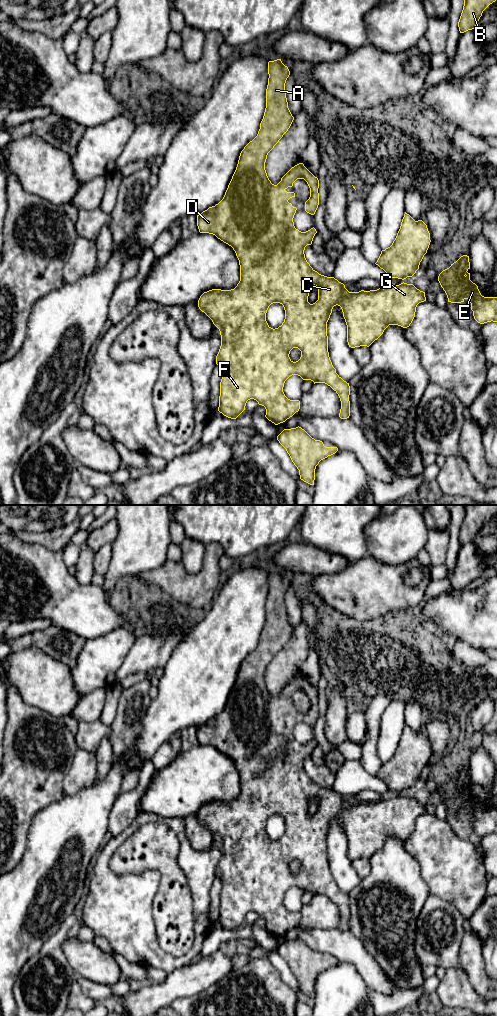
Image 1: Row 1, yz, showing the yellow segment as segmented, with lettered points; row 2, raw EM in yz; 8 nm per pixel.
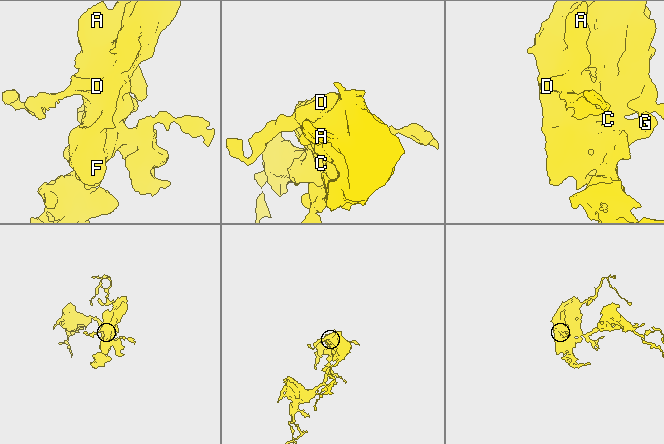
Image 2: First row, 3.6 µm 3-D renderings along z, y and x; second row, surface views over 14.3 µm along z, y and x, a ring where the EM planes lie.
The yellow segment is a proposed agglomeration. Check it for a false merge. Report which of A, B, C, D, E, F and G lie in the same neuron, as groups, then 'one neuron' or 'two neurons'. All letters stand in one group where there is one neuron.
A B C D E F G; one neuron

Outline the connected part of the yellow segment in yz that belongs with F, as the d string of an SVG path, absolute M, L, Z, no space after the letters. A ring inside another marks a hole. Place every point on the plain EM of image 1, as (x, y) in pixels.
M281 571L269 573L268 586L266 620L257 648L241 663L236 682L223 711L197 727L199 744L213 746L231 758L240 777L240 793L234 801L212 801L204 804L198 812L199 821L212 832L221 847L221 858L216 868L216 876L222 881L218 923L228 930L236 931L245 922L247 913L254 911L259 917L265 919L265 929L269 933L275 937L283 935L300 921L300 913L288 911L283 904L285 893L292 887L298 887L303 892L313 893L314 896L325 895L330 898L341 913L339 929L347 931L350 928L350 898L336 885L328 864L327 834L333 819L338 817L342 821L347 837L349 859L369 859L389 837L409 839L415 829L417 817L426 813L425 804L420 803L413 796L404 794L391 800L349 804L343 795L334 789L319 786L307 774L304 762L307 757L312 756L317 743L314 739L306 744L295 740L293 730L297 720L288 714L290 710L295 709L295 705L287 704L286 701L292 699L297 691L304 691L310 700L310 709L305 714L305 723L314 727L319 717L319 692L303 675L292 679L277 697L272 696L267 688L265 682L267 667L288 643L294 632L288 620L285 603L285 595L290 587L288 579L282 575ZM314 797L318 799L318 812L310 816L308 814L309 803ZM273 815L282 816L285 822L284 834L275 841L271 840L266 833L267 822ZM293 860L301 863L301 869L296 874L289 869Z

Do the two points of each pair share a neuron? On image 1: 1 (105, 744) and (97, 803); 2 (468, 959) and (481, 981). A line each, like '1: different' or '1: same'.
1: different
2: same

